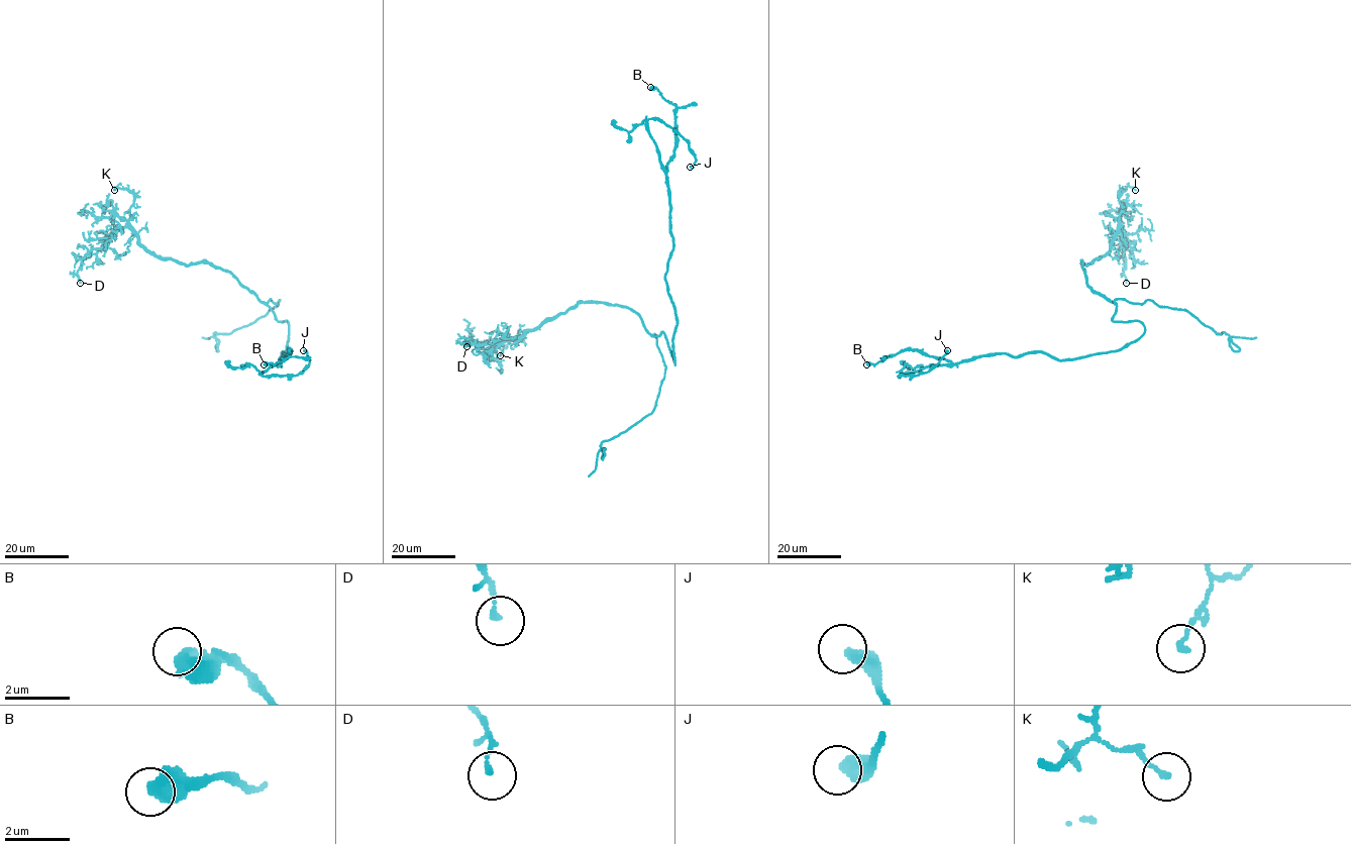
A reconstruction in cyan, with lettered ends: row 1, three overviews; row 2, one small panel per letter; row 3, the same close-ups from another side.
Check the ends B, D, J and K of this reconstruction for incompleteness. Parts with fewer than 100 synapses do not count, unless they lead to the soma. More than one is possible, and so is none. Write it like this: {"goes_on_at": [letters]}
{"goes_on_at": []}

